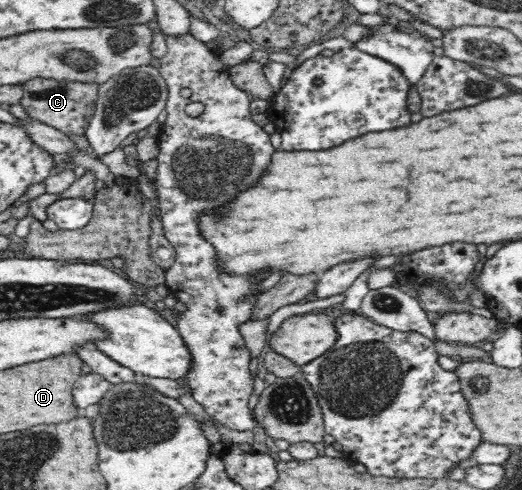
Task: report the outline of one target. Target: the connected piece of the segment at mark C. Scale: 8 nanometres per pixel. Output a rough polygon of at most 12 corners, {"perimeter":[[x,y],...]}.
{"perimeter":[[35,77],[20,85],[31,118],[85,135],[99,83]]}

